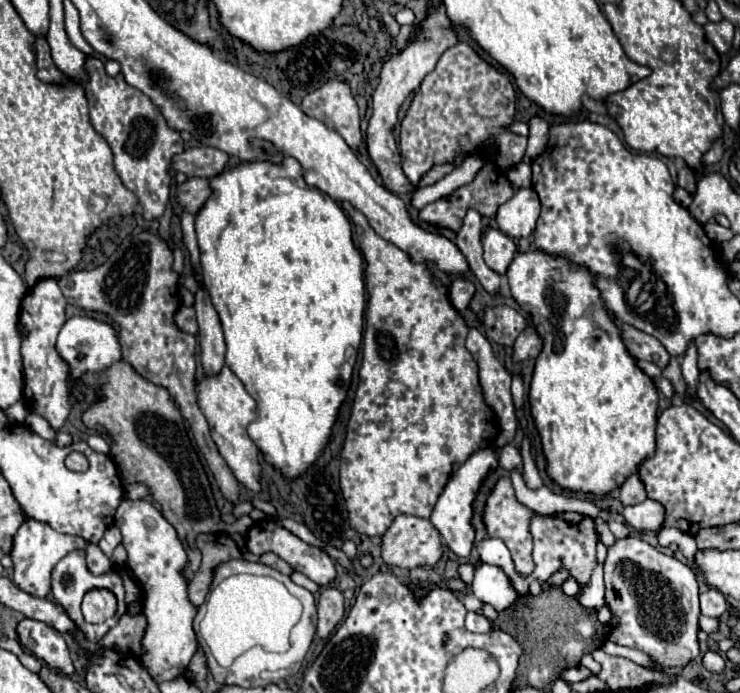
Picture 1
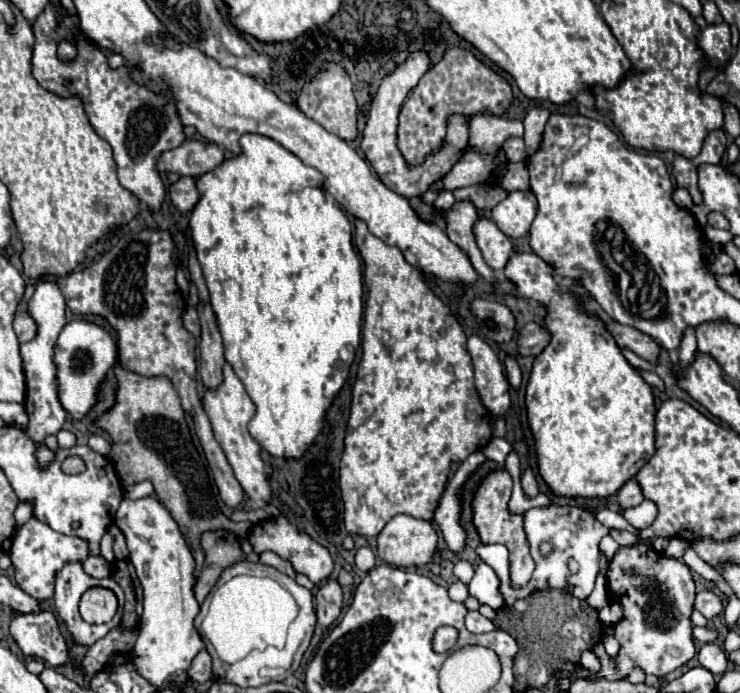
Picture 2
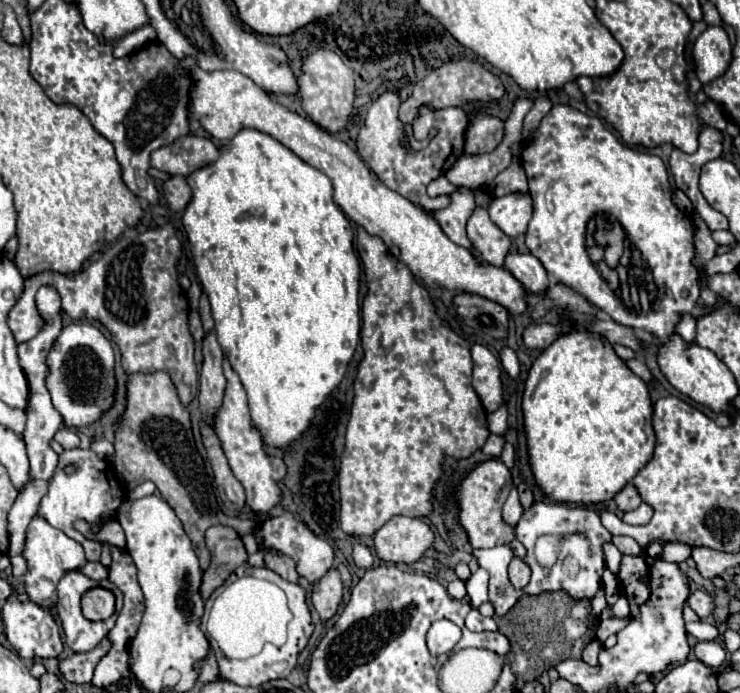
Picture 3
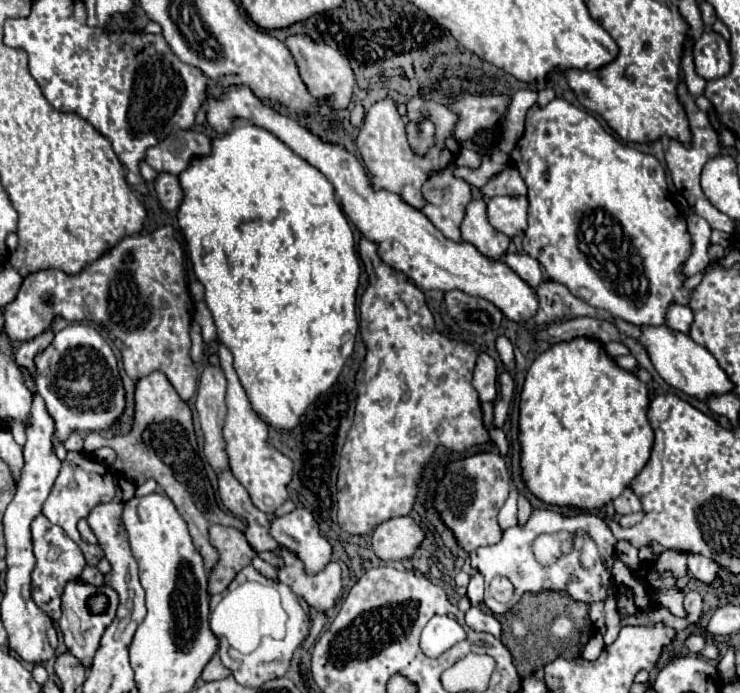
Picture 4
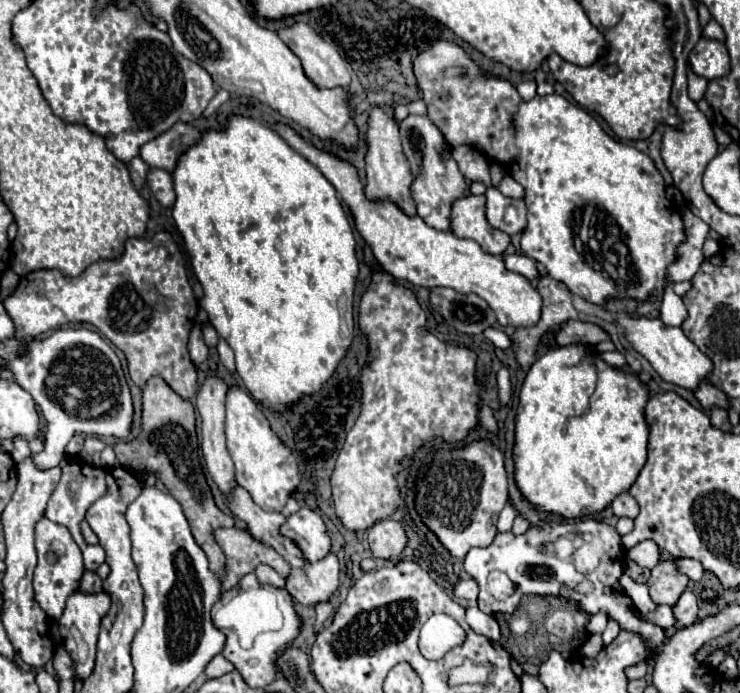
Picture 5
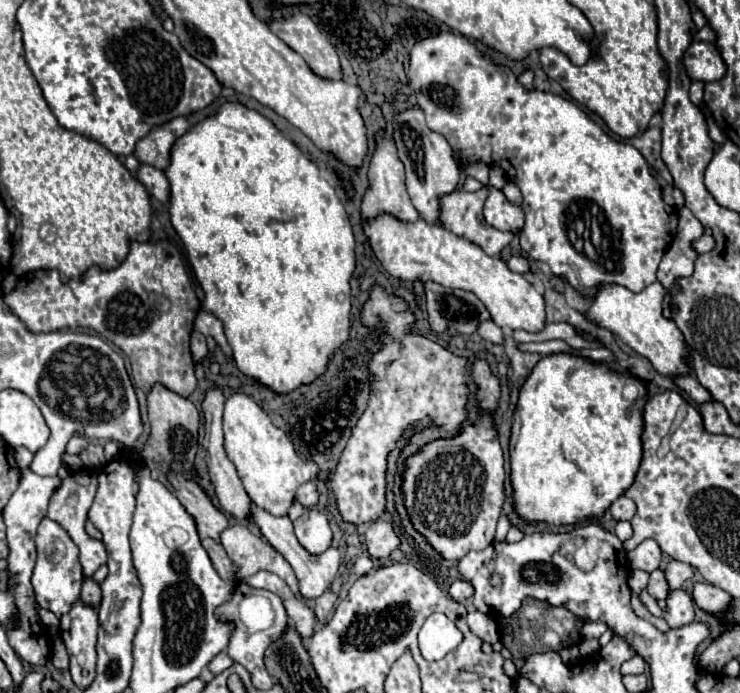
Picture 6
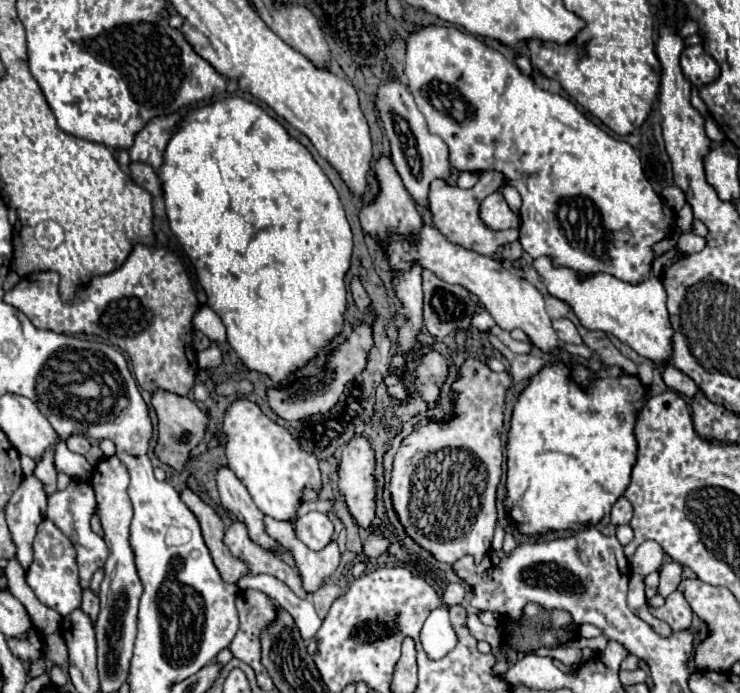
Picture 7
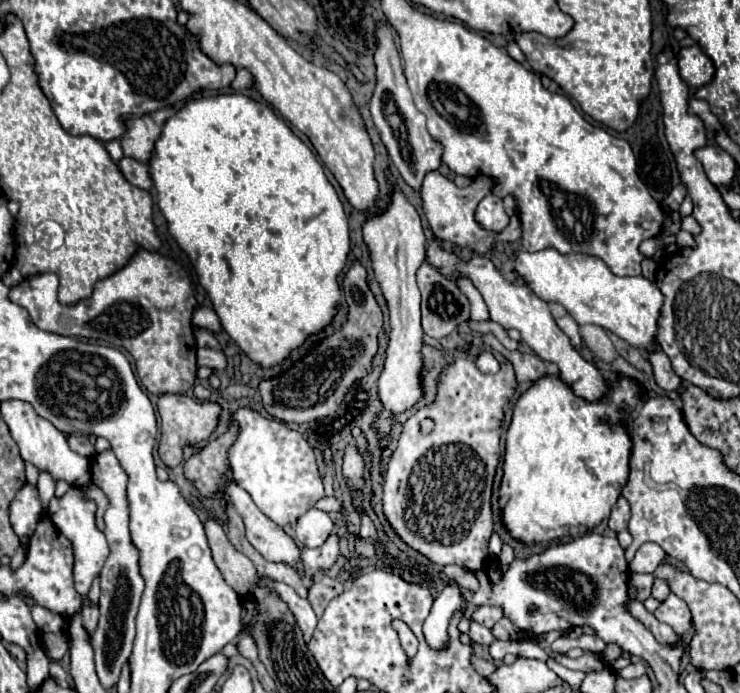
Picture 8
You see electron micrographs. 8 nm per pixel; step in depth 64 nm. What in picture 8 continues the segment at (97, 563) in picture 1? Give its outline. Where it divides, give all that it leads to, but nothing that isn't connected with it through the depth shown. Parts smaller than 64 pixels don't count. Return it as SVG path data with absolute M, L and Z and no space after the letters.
M84 600L84 610L82 610L82 626L88 632L88 638L94 634L98 626L98 608L94 608L88 600Z

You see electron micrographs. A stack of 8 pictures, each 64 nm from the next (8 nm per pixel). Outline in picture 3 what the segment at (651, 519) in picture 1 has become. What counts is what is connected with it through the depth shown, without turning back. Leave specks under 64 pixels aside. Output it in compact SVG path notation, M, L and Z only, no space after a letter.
M642 504L640 508L636 508L632 512L626 512L622 516L622 520L626 524L646 524L650 518L652 518L652 508L648 508L648 504Z

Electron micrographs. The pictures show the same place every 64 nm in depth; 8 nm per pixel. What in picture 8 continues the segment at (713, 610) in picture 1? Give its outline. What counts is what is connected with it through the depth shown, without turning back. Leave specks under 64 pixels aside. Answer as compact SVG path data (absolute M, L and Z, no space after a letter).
M670 594L670 596L658 606L658 610L654 612L654 616L656 616L660 622L672 626L678 636L684 636L684 634L690 630L690 626L692 626L692 616L690 616L688 604L686 604L684 600L680 600L678 596L674 596L674 594Z

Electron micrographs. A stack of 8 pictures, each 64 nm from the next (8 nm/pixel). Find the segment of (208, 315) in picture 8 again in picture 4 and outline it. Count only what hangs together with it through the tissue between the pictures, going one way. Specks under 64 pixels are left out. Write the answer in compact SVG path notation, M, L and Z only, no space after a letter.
M220 344L218 346L220 366L228 380L228 392L226 392L226 420L224 420L224 440L226 440L226 452L230 456L230 468L234 478L248 490L252 502L256 508L260 508L266 514L274 514L286 500L288 500L288 484L292 482L294 464L288 456L284 456L280 450L270 446L268 442L268 424L254 412L246 390L242 388L234 368L232 368L232 352Z

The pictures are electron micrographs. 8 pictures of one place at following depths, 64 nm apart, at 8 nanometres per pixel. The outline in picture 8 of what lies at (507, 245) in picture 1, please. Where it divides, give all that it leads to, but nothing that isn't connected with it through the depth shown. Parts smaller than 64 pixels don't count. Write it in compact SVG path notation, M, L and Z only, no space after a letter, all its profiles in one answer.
M432 170L424 176L422 180L422 188L420 188L420 198L422 198L422 208L426 212L426 218L428 218L428 224L434 232L436 238L440 240L448 240L448 242L454 242L458 246L466 246L474 252L480 252L480 254L486 254L490 250L490 246L496 242L496 240L502 240L502 242L518 242L520 236L522 236L522 228L520 228L520 220L518 218L512 218L512 222L508 224L508 228L494 236L492 232L480 228L474 220L474 210L478 206L478 202L488 196L492 192L492 184L494 180L492 178L476 178L472 180L470 186L466 188L458 188L452 180L448 180L442 172L438 170Z

